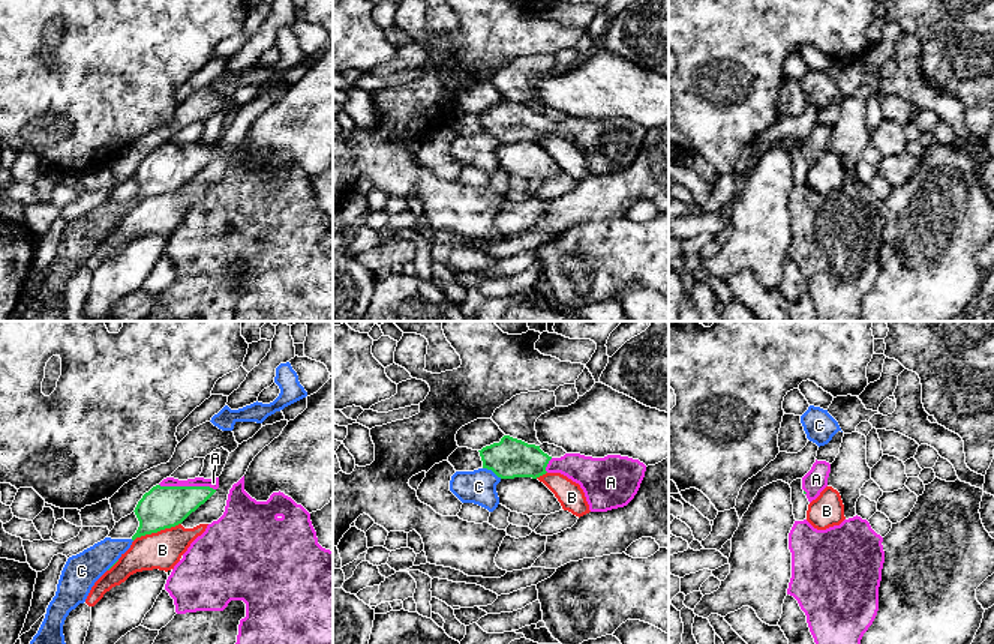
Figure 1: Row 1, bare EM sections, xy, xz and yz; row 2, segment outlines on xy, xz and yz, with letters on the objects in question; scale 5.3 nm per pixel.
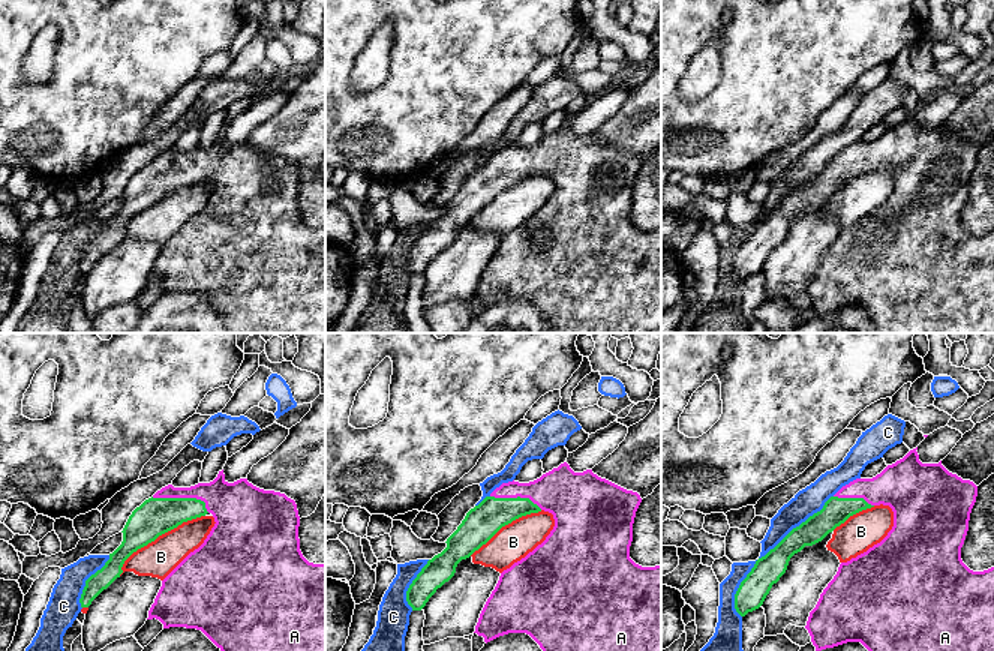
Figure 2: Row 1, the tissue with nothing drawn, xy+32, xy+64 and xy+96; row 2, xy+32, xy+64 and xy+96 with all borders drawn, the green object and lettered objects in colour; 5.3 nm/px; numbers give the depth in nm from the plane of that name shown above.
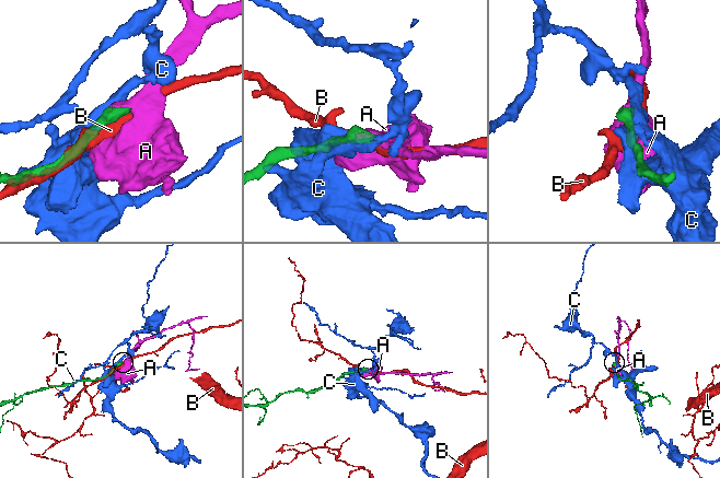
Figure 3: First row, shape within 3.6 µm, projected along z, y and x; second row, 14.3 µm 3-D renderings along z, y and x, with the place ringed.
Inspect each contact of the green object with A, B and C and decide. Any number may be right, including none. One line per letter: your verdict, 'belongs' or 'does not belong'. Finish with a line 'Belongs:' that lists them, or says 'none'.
A: belongs
B: does not belong
C: does not belong
Belongs: A

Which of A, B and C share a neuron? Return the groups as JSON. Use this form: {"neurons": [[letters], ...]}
{"neurons": [["A"], ["B"], ["C"]]}

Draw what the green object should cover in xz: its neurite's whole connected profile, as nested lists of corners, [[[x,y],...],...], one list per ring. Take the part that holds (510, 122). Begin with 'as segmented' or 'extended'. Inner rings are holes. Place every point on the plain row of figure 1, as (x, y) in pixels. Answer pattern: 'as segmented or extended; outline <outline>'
extended; outline [[[504,99],[499,107],[480,116],[483,132],[501,143],[532,141],[561,137],[579,147],[591,176],[607,176],[627,170],[637,158],[646,129],[639,123],[621,119],[592,122],[565,117],[552,122],[540,110]]]

